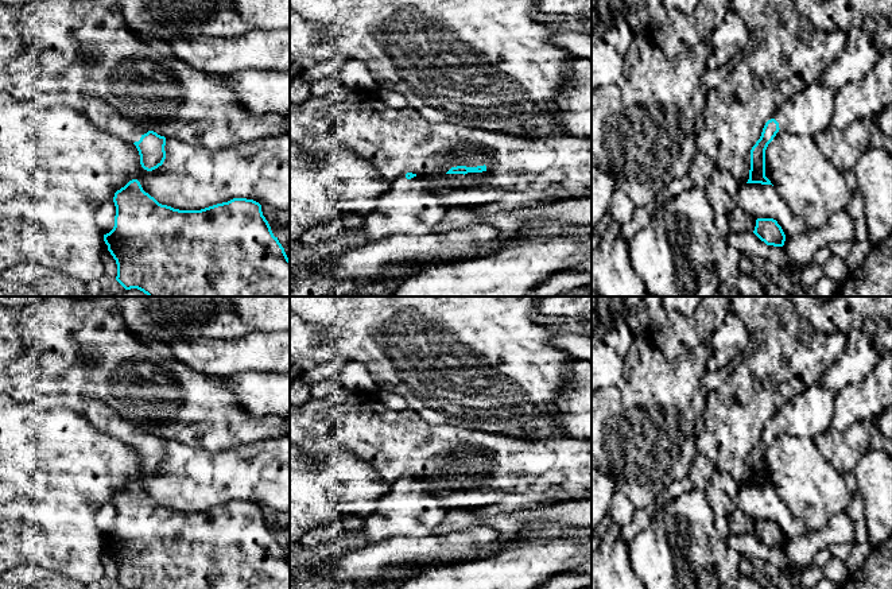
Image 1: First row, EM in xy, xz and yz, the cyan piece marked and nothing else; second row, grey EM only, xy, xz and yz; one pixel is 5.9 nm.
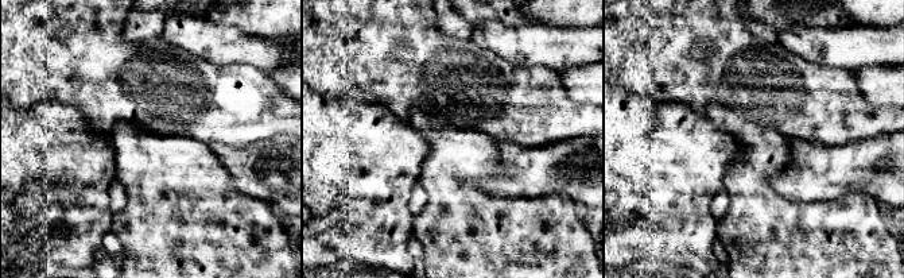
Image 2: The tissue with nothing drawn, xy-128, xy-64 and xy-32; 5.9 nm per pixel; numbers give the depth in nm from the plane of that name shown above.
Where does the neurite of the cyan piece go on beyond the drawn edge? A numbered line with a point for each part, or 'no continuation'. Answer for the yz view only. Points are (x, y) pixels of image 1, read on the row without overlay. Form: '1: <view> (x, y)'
1: yz (809, 414)

